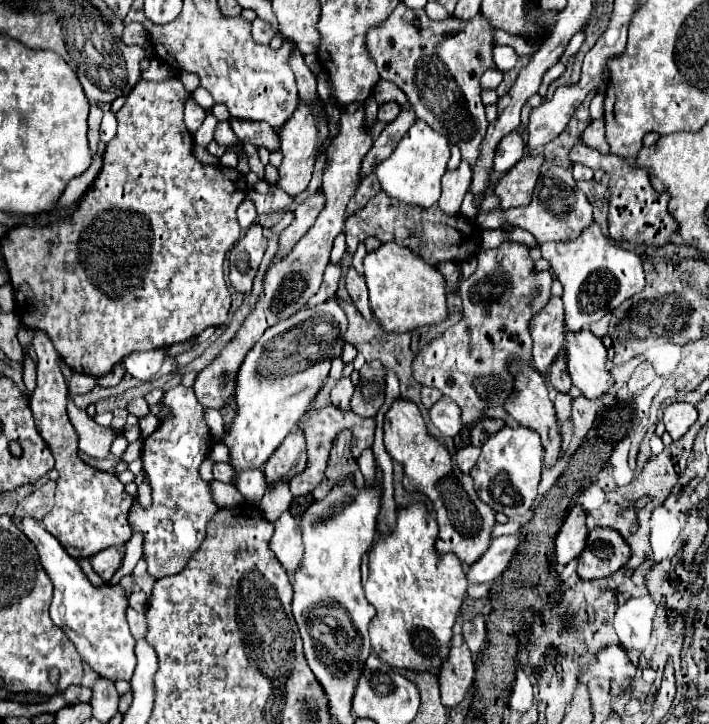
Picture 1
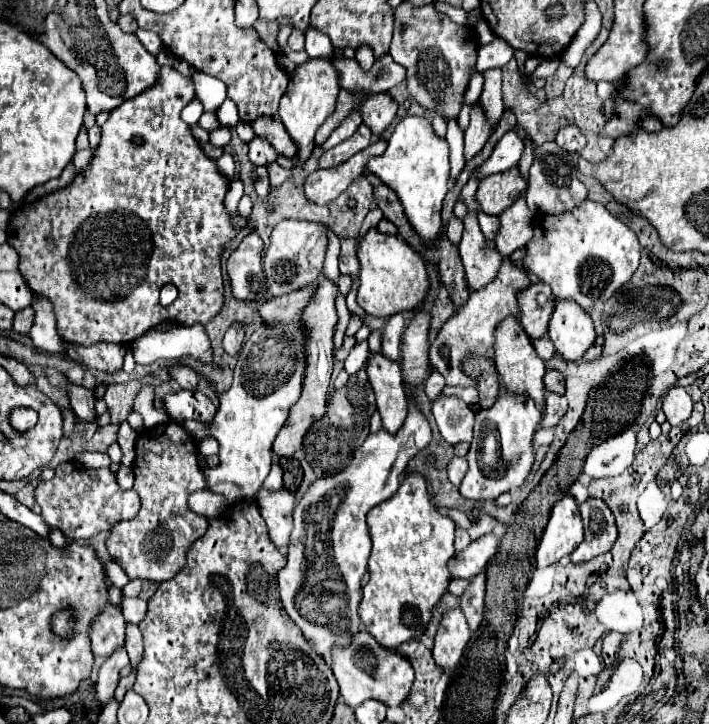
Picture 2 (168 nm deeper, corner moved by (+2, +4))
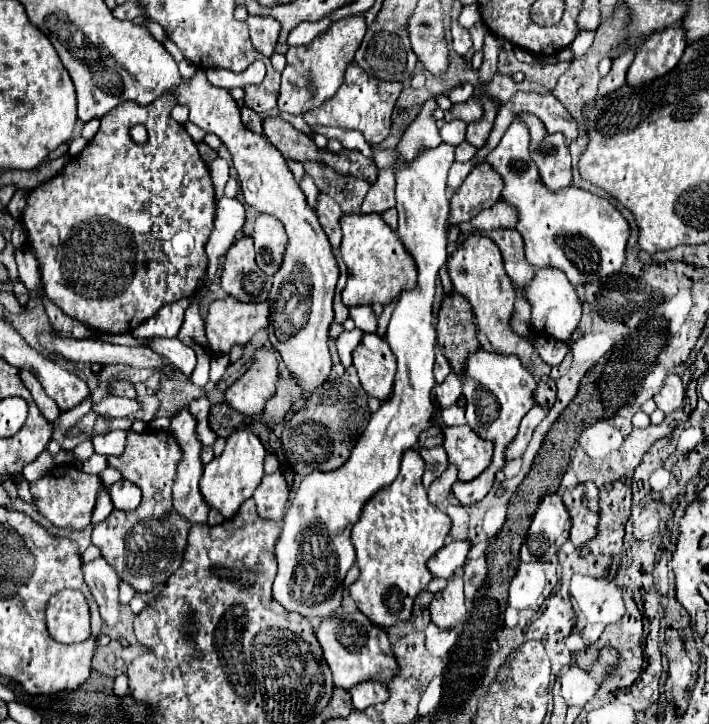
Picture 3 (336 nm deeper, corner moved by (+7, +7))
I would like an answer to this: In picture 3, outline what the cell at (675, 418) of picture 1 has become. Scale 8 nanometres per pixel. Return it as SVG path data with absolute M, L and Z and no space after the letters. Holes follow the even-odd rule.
M668 374L666 380L664 380L662 390L654 396L656 406L664 414L670 414L670 412L674 412L682 406L682 400L684 400L684 386L682 386L680 376L678 374Z

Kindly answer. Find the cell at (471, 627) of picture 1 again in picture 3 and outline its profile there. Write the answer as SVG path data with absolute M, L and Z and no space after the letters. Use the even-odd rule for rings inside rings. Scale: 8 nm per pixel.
M484 556L476 560L468 560L464 566L464 596L466 600L474 600L474 594L486 580L486 560Z

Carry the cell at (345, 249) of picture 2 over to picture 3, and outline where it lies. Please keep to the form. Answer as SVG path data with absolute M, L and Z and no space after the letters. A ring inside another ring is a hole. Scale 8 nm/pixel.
M320 194L316 214L318 214L318 220L320 220L320 224L322 224L322 230L326 232L332 248L338 250L338 248L340 248L340 242L342 242L342 232L340 232L342 210L340 210L340 206L338 206L330 196Z

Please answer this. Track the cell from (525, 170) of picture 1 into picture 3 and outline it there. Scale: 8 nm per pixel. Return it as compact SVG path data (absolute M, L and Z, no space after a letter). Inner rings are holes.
M488 164L476 166L452 196L450 224L464 224L480 210L486 210L502 200L502 188L504 180L496 170L492 170Z

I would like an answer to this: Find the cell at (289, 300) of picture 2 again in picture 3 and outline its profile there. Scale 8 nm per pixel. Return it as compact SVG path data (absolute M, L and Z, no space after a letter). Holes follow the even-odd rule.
M234 298L210 304L206 318L208 348L212 354L230 354L234 344L246 344L258 330L268 326L270 308L266 302L248 304Z

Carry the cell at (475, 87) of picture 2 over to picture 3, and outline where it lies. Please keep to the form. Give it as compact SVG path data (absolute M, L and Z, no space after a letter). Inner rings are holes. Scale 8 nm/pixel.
M464 82L464 84L458 84L458 86L448 94L448 98L450 98L454 104L466 102L466 100L472 96L472 90L474 90L474 86L468 84L468 82Z

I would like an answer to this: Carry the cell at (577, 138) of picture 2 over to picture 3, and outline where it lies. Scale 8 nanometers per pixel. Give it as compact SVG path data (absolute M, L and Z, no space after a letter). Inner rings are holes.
M518 92L510 102L506 102L504 106L500 106L500 112L496 116L494 128L490 132L488 142L478 150L478 154L474 156L474 160L484 160L484 156L494 150L500 142L500 138L504 136L506 128L510 126L510 122L514 120L516 114L520 112L530 112L534 116L538 116L546 130L550 134L564 134L568 140L576 140L578 138L578 124L576 120L570 116L570 112L566 112L566 108L552 96L540 96L540 94L526 94L526 92Z

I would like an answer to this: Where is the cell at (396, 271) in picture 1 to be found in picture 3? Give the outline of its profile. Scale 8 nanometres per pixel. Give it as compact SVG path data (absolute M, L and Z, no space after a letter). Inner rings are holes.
M348 214L342 216L342 260L348 268L348 282L342 292L346 306L390 304L402 292L416 288L416 264L400 242L398 234L382 220L380 214Z

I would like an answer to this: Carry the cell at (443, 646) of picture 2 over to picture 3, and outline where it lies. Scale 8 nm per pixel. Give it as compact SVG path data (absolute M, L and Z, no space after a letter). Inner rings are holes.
M456 574L448 580L448 586L434 594L430 602L430 618L442 630L454 630L466 618L466 604L462 594L462 576Z

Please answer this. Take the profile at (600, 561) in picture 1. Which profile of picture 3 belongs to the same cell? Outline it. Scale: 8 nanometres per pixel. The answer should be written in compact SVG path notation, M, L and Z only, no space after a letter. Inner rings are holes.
M594 482L578 484L572 492L564 494L564 504L568 508L572 530L570 530L570 542L580 548L588 540L592 540L598 532L598 520L600 520L600 498L598 488Z

